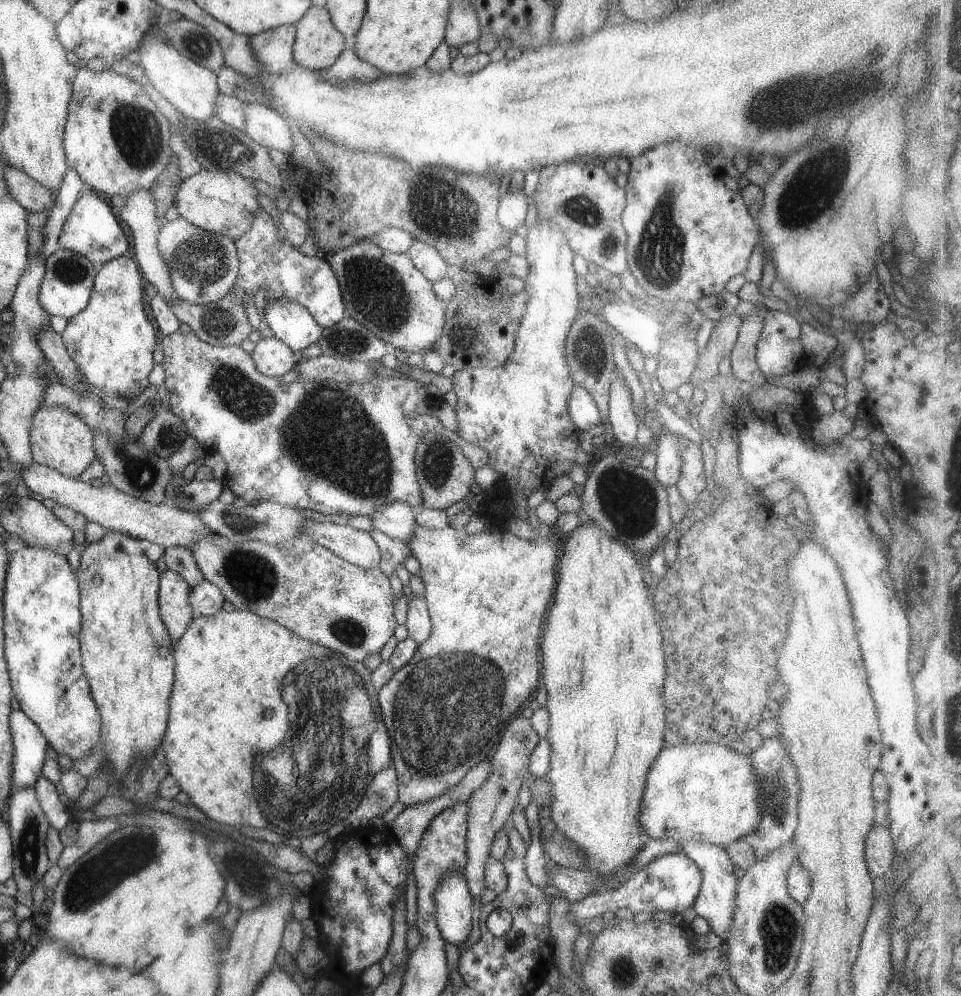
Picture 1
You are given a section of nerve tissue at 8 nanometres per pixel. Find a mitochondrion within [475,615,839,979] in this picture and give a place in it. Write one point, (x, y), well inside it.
(780, 927)

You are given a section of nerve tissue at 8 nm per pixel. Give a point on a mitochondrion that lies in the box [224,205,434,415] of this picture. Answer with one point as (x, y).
(371, 281)

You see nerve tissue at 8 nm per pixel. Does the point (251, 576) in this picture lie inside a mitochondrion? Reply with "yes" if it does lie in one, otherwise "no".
yes

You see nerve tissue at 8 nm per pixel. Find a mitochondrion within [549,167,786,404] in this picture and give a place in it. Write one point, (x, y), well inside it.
(660, 256)

